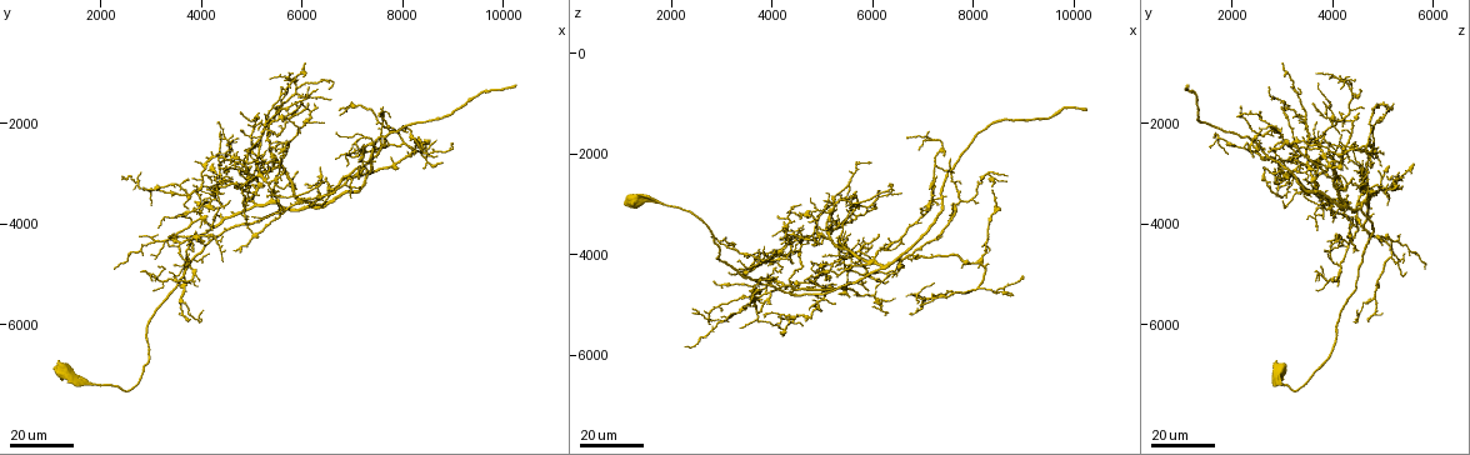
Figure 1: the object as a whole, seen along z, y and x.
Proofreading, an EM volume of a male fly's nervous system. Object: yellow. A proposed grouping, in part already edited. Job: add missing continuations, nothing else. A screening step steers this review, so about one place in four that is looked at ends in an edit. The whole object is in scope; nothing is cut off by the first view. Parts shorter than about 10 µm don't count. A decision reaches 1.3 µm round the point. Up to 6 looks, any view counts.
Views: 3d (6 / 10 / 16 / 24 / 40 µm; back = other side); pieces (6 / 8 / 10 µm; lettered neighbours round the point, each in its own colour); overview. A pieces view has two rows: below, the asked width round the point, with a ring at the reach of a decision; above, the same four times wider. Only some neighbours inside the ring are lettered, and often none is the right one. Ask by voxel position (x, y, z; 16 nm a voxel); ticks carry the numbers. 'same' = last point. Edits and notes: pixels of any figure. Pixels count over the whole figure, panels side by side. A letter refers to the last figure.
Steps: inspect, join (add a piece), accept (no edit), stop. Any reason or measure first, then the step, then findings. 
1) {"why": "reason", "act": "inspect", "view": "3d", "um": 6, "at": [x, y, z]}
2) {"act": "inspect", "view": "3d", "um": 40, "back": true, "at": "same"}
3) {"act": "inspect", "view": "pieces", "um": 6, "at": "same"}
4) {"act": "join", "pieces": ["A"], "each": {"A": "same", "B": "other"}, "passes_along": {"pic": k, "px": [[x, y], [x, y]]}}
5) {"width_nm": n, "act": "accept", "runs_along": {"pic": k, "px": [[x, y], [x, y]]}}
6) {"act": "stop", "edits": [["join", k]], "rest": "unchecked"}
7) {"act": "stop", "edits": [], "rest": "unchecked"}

{"why": "branch stops here", "act": "inspect", "view": "3d", "um": 16, "at": [5550, 3350, 4800]}

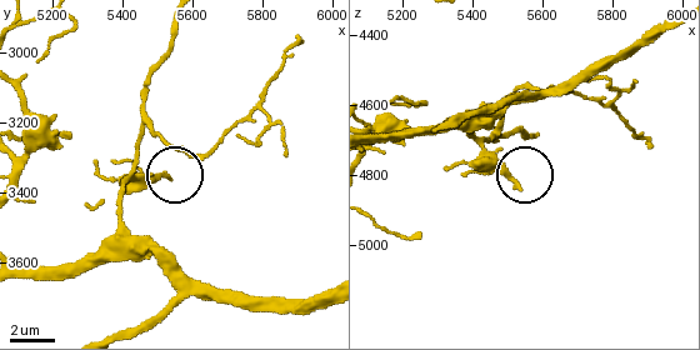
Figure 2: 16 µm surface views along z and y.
{"why": "zoom in", "act": "inspect", "view": "3d", "um": 6, "at": [5530, 3350, 4830]}

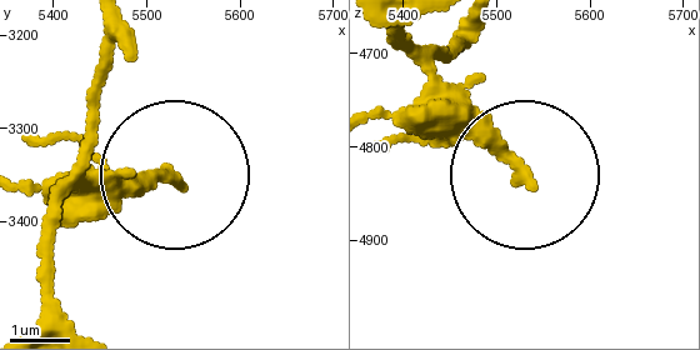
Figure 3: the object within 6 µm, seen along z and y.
{"act": "inspect", "view": "pieces", "um": 8, "at": [5530, 3355, 4835]}

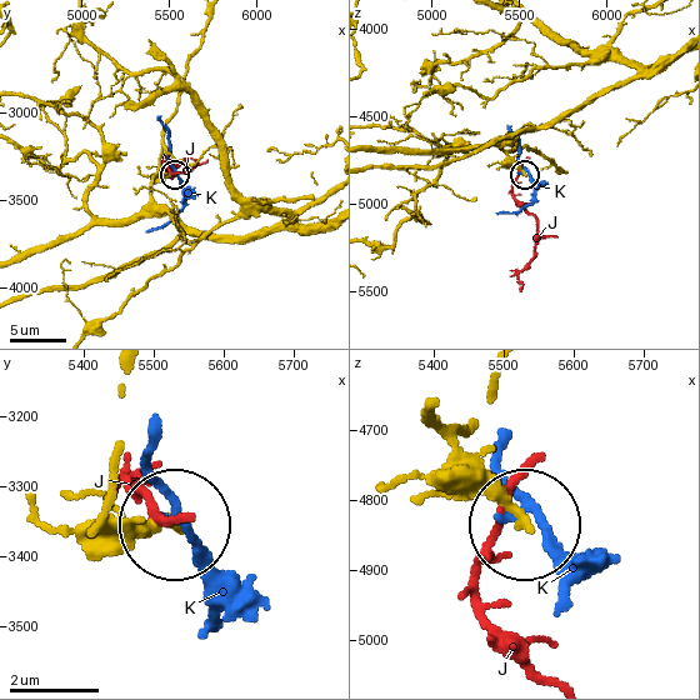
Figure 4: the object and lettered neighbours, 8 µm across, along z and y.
{"act": "accept", "each": {"J": "other", "K": "other"}, "found": "none of them fits"}

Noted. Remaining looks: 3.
{"why": "thick end", "act": "inspect", "view": "3d", "um": 16, "at": [6150, 1650, 3600]}

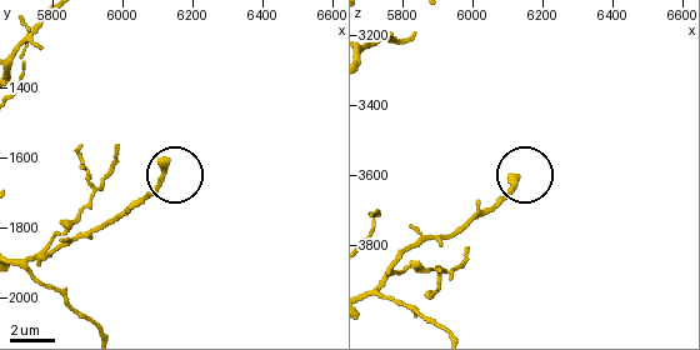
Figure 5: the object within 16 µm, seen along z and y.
{"act": "inspect", "view": "pieces", "um": 6, "at": [6120, 1610, 3610]}

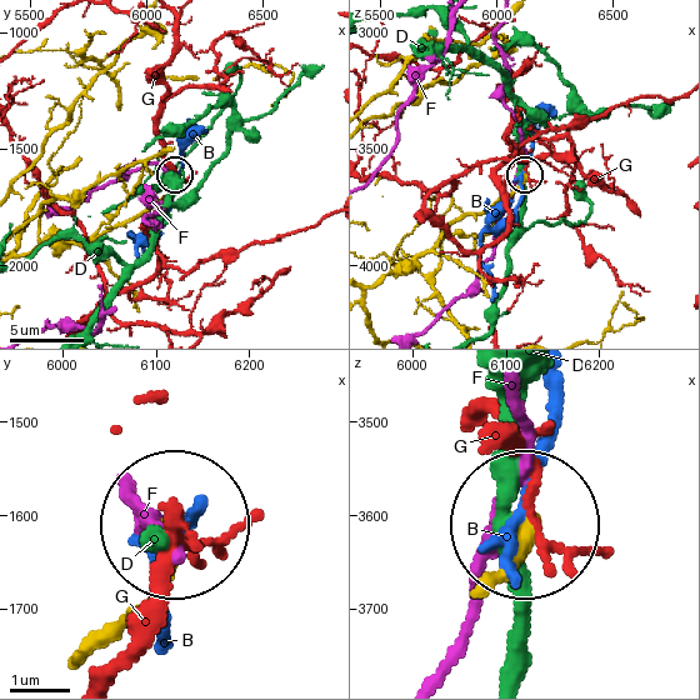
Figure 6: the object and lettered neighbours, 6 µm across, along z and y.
{"act": "accept", "each": {"B": "other", "D": "other", "F": "other", "G": "other"}, "runs_along": {"pic": 6, "px": [[489, 584], [519, 529]]}, "found": "no lettered piece goes on from it"}

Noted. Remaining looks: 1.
{"act": "stop", "edits": [], "rest": "unchecked"}

